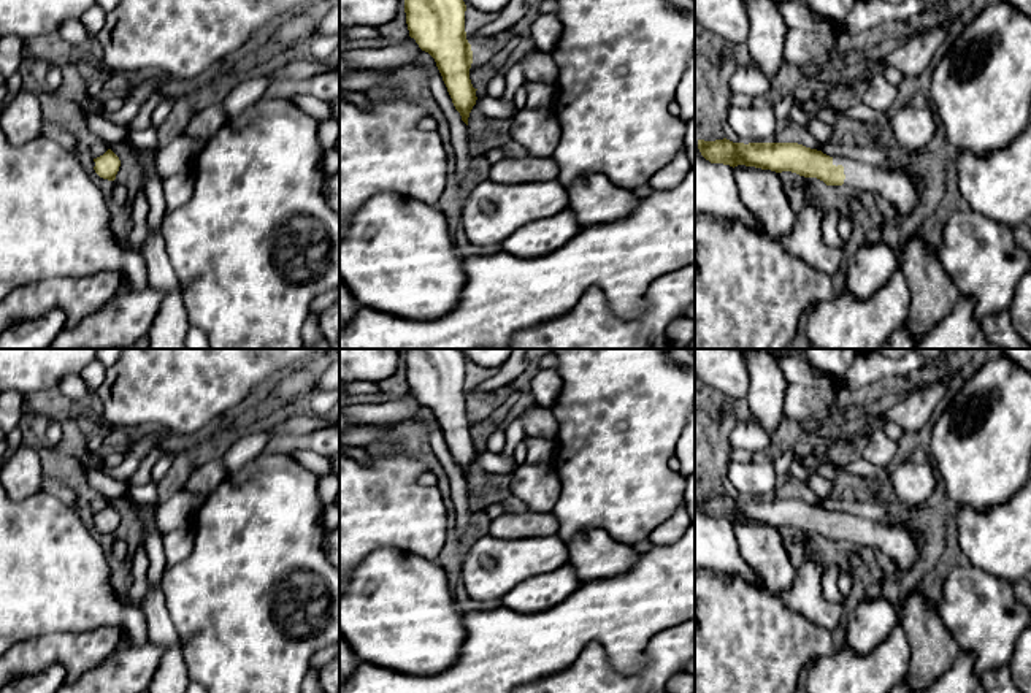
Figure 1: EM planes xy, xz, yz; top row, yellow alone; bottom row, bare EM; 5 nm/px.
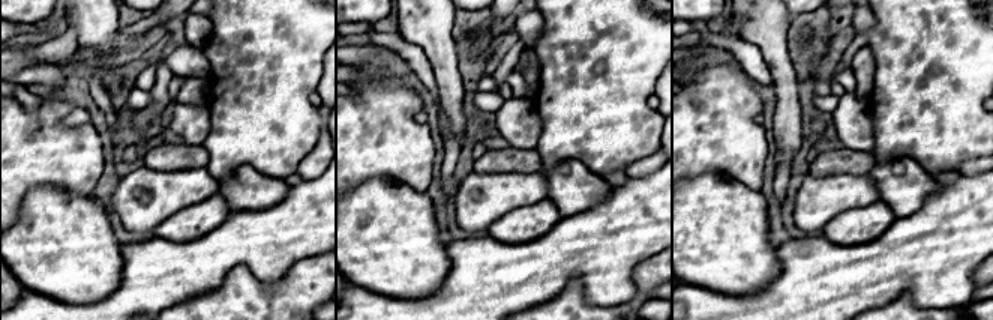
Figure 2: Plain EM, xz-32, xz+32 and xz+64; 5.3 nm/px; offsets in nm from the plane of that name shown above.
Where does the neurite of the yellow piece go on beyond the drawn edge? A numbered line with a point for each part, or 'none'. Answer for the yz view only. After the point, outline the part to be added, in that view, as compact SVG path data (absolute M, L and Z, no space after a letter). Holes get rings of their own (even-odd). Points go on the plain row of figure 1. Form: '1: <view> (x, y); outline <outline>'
1: yz (896, 544); outline M834 511L833 512L833 520L842 520L844 522L844 539L842 541L833 541L833 542L845 542L852 547L871 547L871 549L879 549L883 552L896 566L903 569L910 569L917 560L918 560L918 552L917 552L917 544L914 538L906 533L901 528L891 528L888 525L879 523L871 519L861 519L847 512Z

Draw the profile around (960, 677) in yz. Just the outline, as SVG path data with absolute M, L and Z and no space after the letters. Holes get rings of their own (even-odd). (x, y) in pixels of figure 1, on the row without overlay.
M960 650L953 664L925 693L987 693L974 671L974 655Z

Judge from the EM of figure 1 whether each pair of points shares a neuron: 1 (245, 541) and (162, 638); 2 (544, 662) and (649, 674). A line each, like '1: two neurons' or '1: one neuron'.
1: two neurons
2: two neurons

